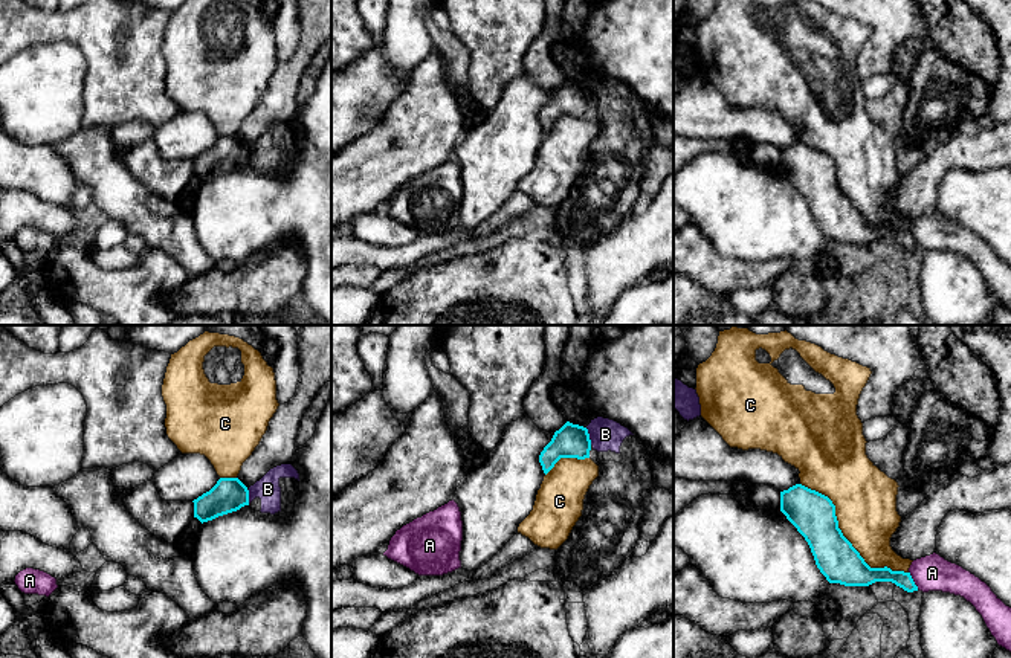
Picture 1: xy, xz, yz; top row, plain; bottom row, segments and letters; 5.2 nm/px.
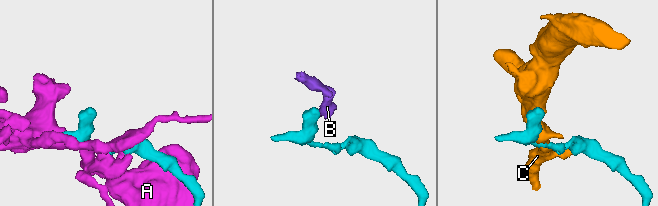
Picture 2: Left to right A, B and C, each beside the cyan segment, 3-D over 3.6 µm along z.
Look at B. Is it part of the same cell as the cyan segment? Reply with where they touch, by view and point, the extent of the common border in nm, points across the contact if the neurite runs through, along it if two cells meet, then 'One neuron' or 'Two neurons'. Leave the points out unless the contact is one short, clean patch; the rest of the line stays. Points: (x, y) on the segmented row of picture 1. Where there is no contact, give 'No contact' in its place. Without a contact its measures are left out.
Touches cyan at xz (588, 437). Shared border 100 nm. Boundary: xz (585, 428), (591, 445). Two neurons

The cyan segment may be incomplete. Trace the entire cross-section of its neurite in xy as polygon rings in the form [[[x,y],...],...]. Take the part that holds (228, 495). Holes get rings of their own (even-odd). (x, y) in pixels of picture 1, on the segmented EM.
[[[220,478],[194,502],[194,518],[202,524],[249,505],[249,490],[238,478]]]

